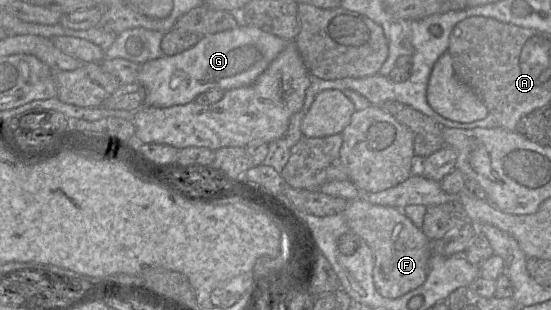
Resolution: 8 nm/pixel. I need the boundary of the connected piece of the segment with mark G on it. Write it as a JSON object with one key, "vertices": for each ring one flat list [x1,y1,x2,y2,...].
{"vertices":[[240,23,236,27,203,36,193,47,173,56,162,56,141,65,137,81,146,90,144,106,167,108,193,102,201,93,210,89,220,89,224,92,253,83,270,63,292,41,286,41,278,36,267,33,258,27]]}

